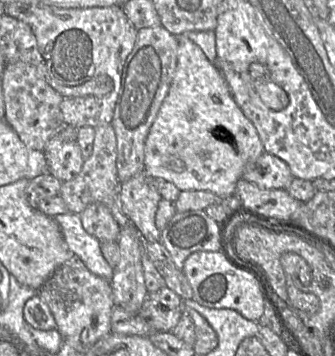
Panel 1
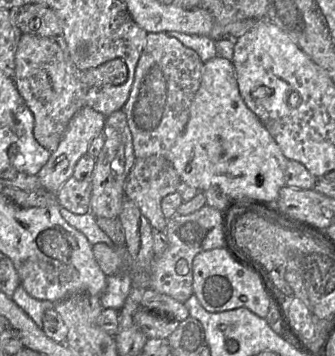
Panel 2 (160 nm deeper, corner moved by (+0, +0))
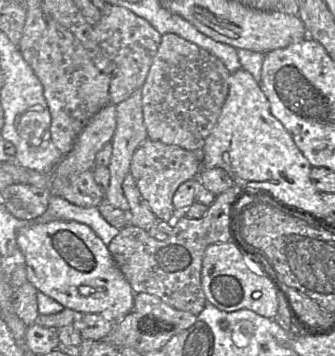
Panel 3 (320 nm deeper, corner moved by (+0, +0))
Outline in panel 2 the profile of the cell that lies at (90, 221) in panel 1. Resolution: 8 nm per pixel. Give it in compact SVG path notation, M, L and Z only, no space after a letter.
M122 109L110 114L105 121L102 135L105 143L96 157L95 168L91 178L90 210L96 218L116 218L122 208L124 182L135 162L132 134L127 118Z

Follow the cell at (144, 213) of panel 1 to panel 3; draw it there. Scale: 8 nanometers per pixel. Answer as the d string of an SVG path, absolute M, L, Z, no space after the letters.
M146 138L132 156L129 173L156 218L168 222L175 211L172 203L175 191L183 182L197 177L201 169L200 152Z

